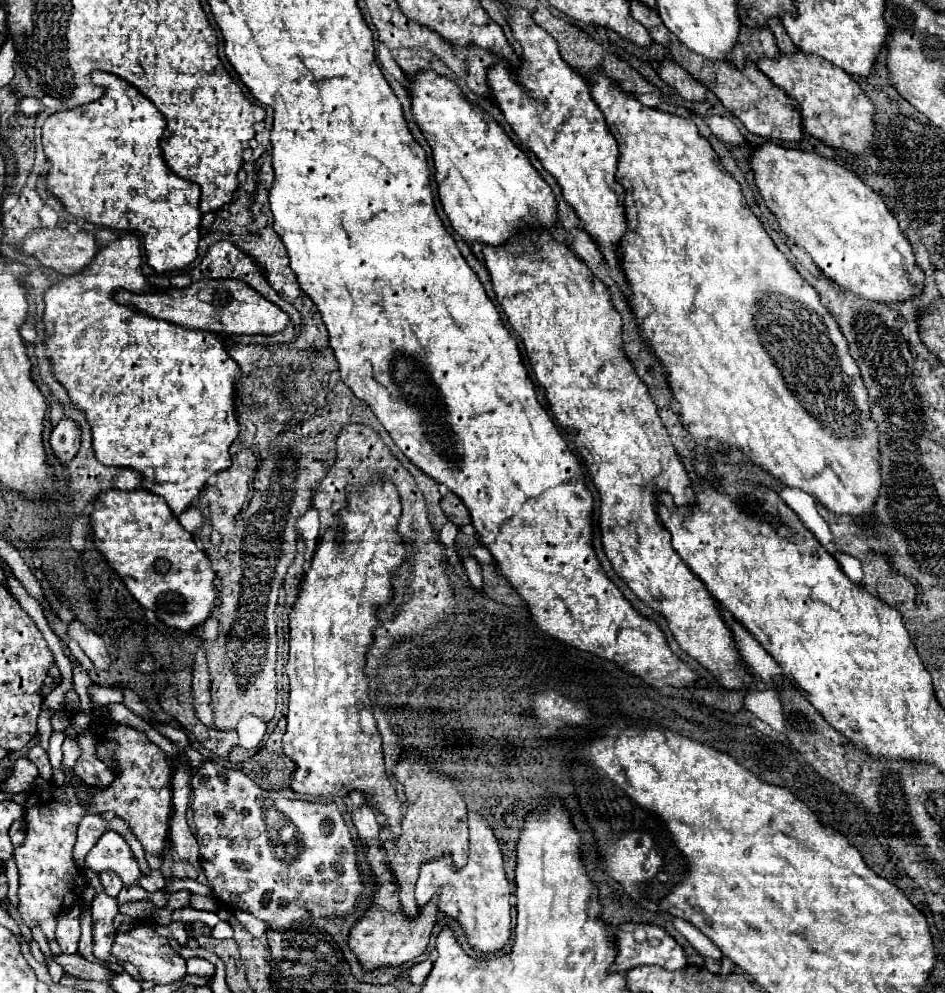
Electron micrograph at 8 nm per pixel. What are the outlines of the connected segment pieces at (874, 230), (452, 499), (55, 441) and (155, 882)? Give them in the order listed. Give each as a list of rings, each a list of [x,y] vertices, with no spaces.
[[[772,142],[758,146],[750,154],[750,170],[754,172],[754,182],[760,196],[764,198],[770,212],[778,218],[782,232],[802,246],[812,256],[814,264],[824,272],[824,276],[840,284],[842,290],[878,300],[894,308],[922,292],[924,274],[916,264],[908,238],[900,230],[898,220],[886,208],[882,198],[868,184],[864,184],[856,172],[816,152],[782,148]]]
[[[448,492],[446,496],[442,496],[440,506],[442,506],[442,510],[444,510],[446,518],[448,518],[454,526],[458,526],[458,528],[460,528],[460,526],[470,524],[470,514],[468,514],[466,506],[462,504],[462,500],[460,500],[456,494]]]
[[[62,418],[52,430],[50,446],[52,446],[52,454],[62,464],[68,464],[80,448],[80,430],[78,430],[78,426],[70,418]]]
[[[150,870],[148,874],[140,876],[138,886],[144,888],[146,892],[156,892],[156,890],[162,890],[166,886],[166,880],[164,880],[164,874],[160,870]]]

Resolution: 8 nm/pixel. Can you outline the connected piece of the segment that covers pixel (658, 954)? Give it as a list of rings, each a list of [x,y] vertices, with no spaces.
[[[632,924],[614,930],[616,938],[616,972],[628,972],[636,966],[662,966],[666,970],[680,970],[686,966],[686,954],[676,940],[660,926],[646,924],[648,940],[638,944],[632,936]]]

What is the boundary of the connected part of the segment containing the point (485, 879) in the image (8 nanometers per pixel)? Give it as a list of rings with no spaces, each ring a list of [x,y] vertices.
[[[470,812],[470,852],[468,852],[468,864],[462,870],[452,868],[450,856],[442,856],[434,862],[426,862],[420,868],[420,876],[416,882],[416,904],[418,910],[428,904],[434,896],[438,898],[438,908],[444,916],[454,918],[470,948],[478,952],[498,952],[502,950],[510,940],[510,884],[504,872],[502,852],[500,844],[488,826],[488,822]]]

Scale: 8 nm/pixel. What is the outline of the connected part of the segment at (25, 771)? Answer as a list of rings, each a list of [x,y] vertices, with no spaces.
[[[22,756],[22,758],[16,760],[12,776],[6,778],[2,790],[4,792],[22,792],[22,790],[28,790],[28,788],[32,788],[32,784],[34,784],[36,778],[38,778],[36,764],[30,758]]]

